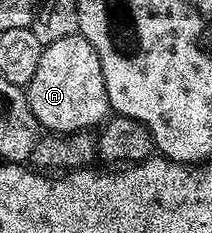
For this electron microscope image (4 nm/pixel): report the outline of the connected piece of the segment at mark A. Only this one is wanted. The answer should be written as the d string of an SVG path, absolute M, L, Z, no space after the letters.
M80 33L72 36L64 36L64 40L56 40L43 45L40 62L36 64L36 72L33 73L29 83L24 87L26 103L32 112L32 116L38 121L43 131L55 134L73 134L85 131L87 128L101 127L107 121L111 113L110 101L104 88L100 60L88 44L88 40Z

